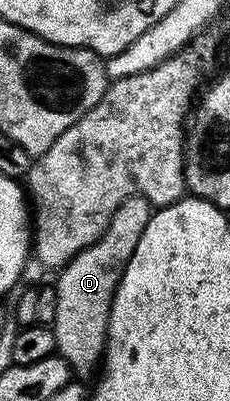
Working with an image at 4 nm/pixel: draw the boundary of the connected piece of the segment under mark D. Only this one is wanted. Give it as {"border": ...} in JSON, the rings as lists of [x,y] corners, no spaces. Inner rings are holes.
{"border":[[[139,196],[127,198],[114,212],[106,232],[102,232],[90,248],[82,248],[82,252],[55,275],[58,312],[54,312],[51,328],[56,353],[68,361],[68,367],[77,379],[88,380],[92,373],[95,375],[101,369],[108,345],[112,301],[130,264],[130,256],[134,256],[134,248],[138,248],[138,240],[142,240],[142,232],[146,232],[146,224],[150,224],[153,213],[153,207],[146,199]]]}

